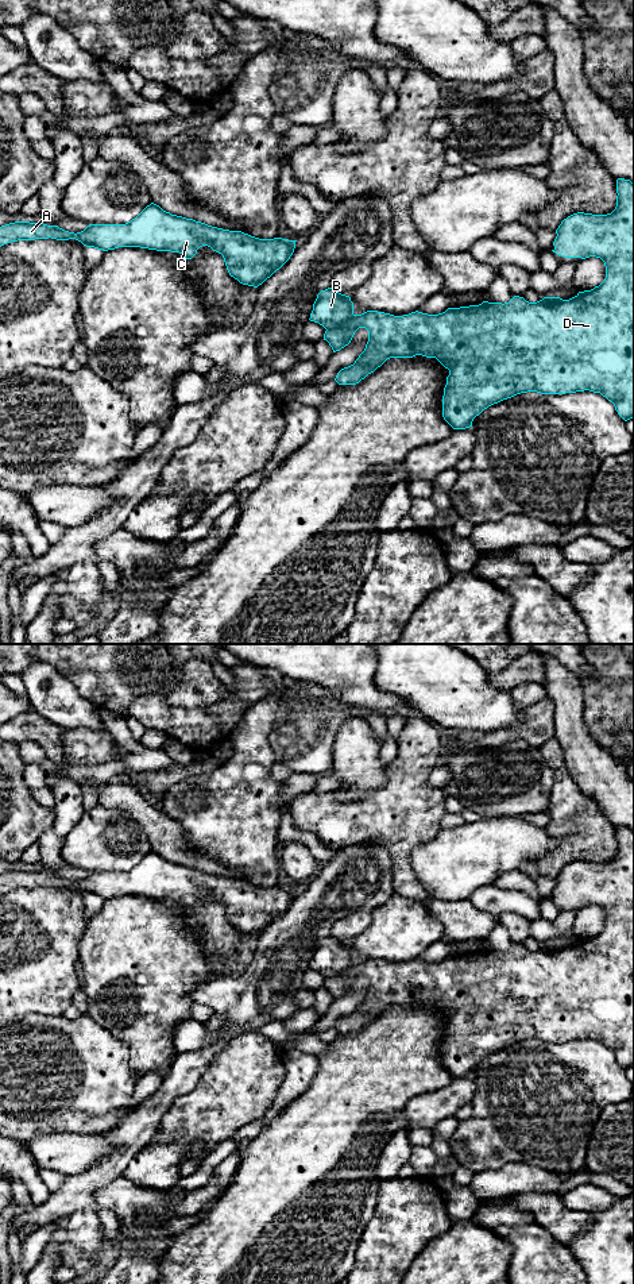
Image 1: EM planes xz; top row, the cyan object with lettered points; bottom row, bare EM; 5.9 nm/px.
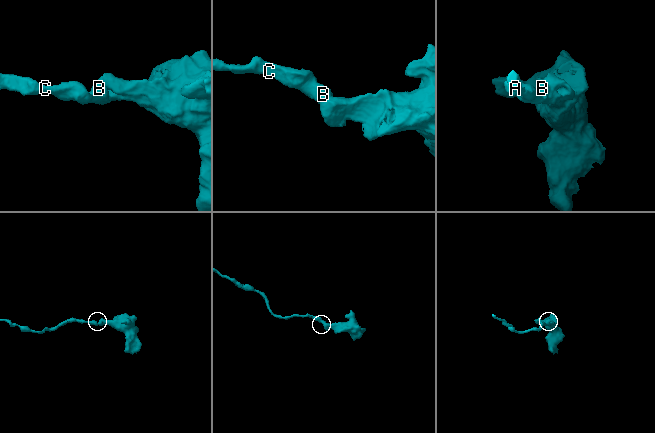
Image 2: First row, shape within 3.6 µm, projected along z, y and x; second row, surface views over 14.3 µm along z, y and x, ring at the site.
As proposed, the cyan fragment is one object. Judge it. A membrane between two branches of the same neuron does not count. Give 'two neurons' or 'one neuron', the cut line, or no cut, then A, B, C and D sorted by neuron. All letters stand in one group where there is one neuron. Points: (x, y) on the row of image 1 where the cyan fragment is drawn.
one neuron | no cut | A B C D

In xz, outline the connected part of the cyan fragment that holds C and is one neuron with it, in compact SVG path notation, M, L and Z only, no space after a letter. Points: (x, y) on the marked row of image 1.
M151 203L125 224L89 224L81 232L58 225L15 221L0 227L0 247L18 240L76 239L86 247L103 251L119 247L140 247L179 252L192 259L202 246L223 255L231 277L243 285L258 288L293 255L297 240L259 239L241 231L208 225L171 215Z

